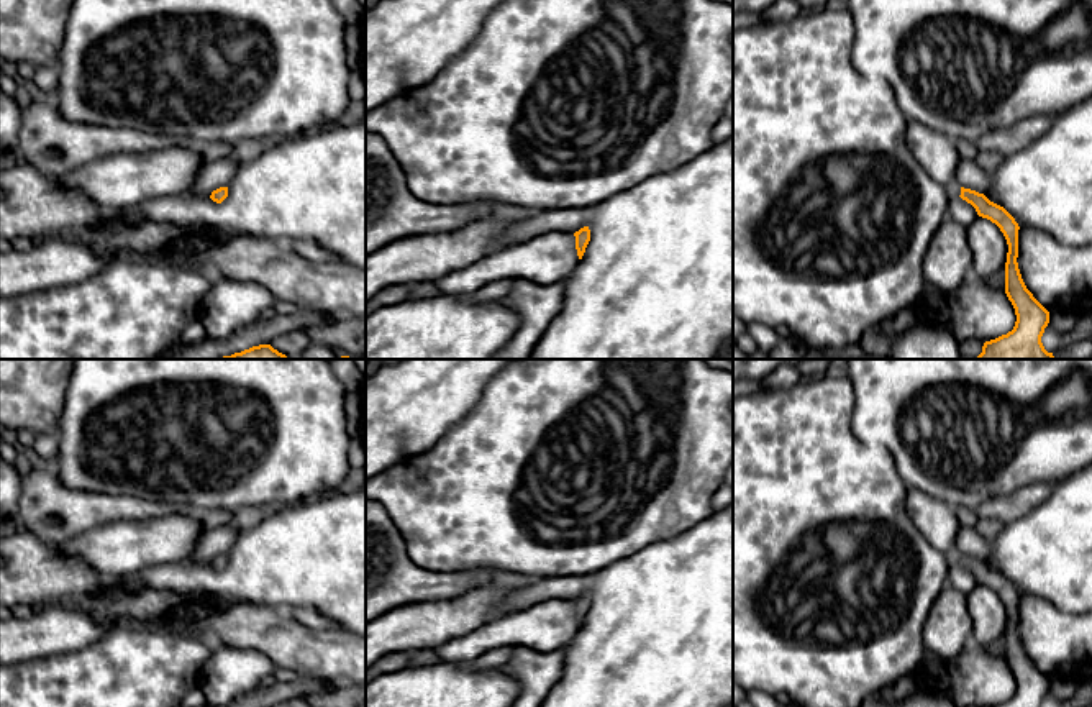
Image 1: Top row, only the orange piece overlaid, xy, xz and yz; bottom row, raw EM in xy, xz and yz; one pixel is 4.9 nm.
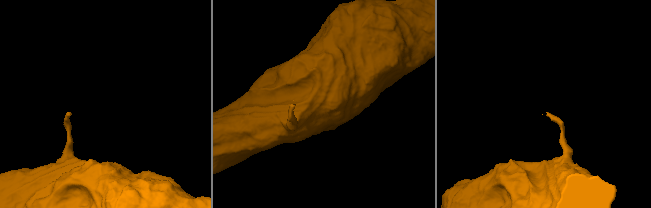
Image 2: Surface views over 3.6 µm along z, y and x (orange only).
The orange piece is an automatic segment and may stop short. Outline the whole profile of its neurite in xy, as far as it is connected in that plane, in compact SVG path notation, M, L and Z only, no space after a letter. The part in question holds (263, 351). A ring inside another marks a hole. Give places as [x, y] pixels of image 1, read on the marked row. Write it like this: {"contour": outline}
{"contour": "M259 344L231 356L223 356L220 359L290 359L285 354L274 349L271 344Z"}

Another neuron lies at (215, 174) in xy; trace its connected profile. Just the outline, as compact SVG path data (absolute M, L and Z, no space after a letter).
M231 156L203 164L197 180L189 192L195 194L200 198L207 198L213 190L228 187L238 167L239 162Z

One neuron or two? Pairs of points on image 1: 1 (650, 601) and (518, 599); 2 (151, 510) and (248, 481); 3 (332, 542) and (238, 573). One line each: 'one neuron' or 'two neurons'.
1: one neuron
2: two neurons
3: one neuron

